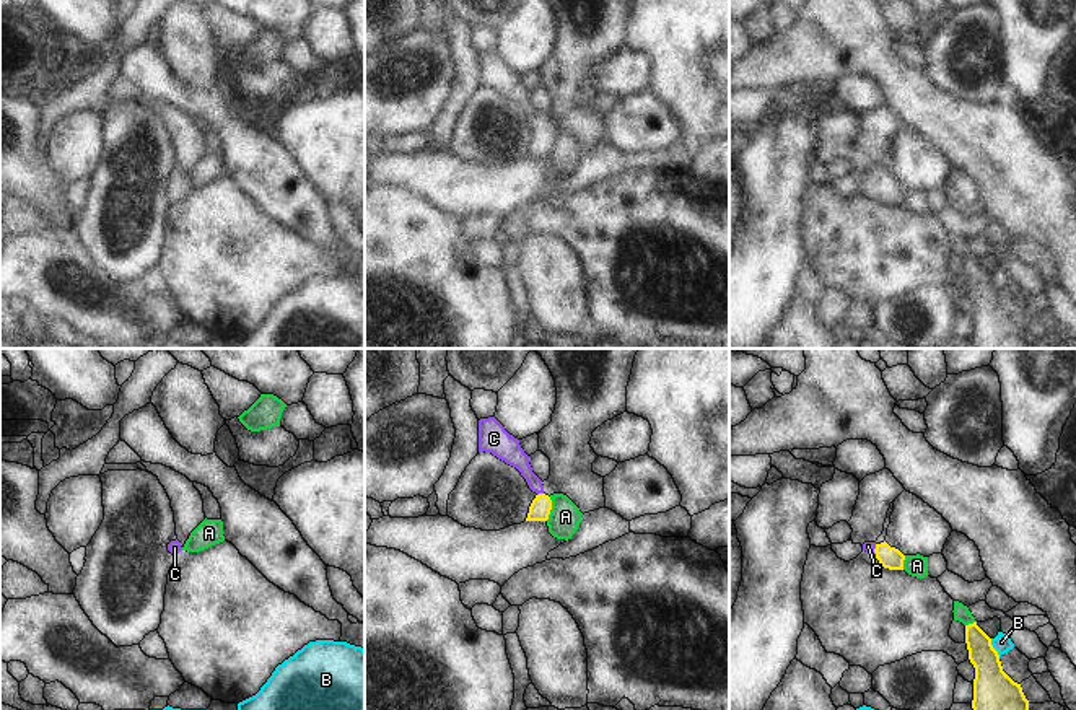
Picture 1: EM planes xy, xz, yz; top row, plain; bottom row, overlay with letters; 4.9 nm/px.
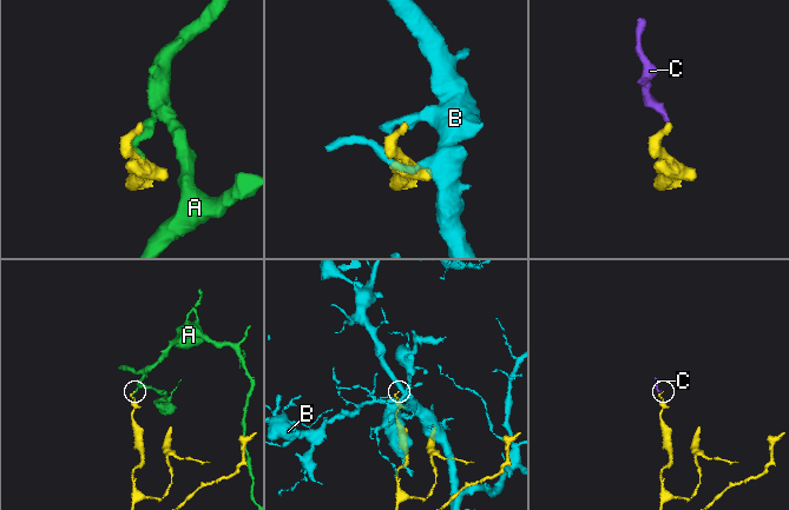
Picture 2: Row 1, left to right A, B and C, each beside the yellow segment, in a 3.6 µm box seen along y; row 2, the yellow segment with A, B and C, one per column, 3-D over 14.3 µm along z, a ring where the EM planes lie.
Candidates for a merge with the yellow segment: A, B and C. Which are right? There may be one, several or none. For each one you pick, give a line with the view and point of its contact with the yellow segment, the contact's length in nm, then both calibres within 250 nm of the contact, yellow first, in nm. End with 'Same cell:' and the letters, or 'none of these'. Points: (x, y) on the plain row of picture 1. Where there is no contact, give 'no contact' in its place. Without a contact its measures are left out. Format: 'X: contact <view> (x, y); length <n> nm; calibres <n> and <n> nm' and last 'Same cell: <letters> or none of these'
C: contact xz (539, 129); length 40 nm; calibres 110 and 110 nm
Same cell: C

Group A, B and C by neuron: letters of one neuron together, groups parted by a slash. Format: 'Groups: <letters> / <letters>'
Groups: A / B / C

